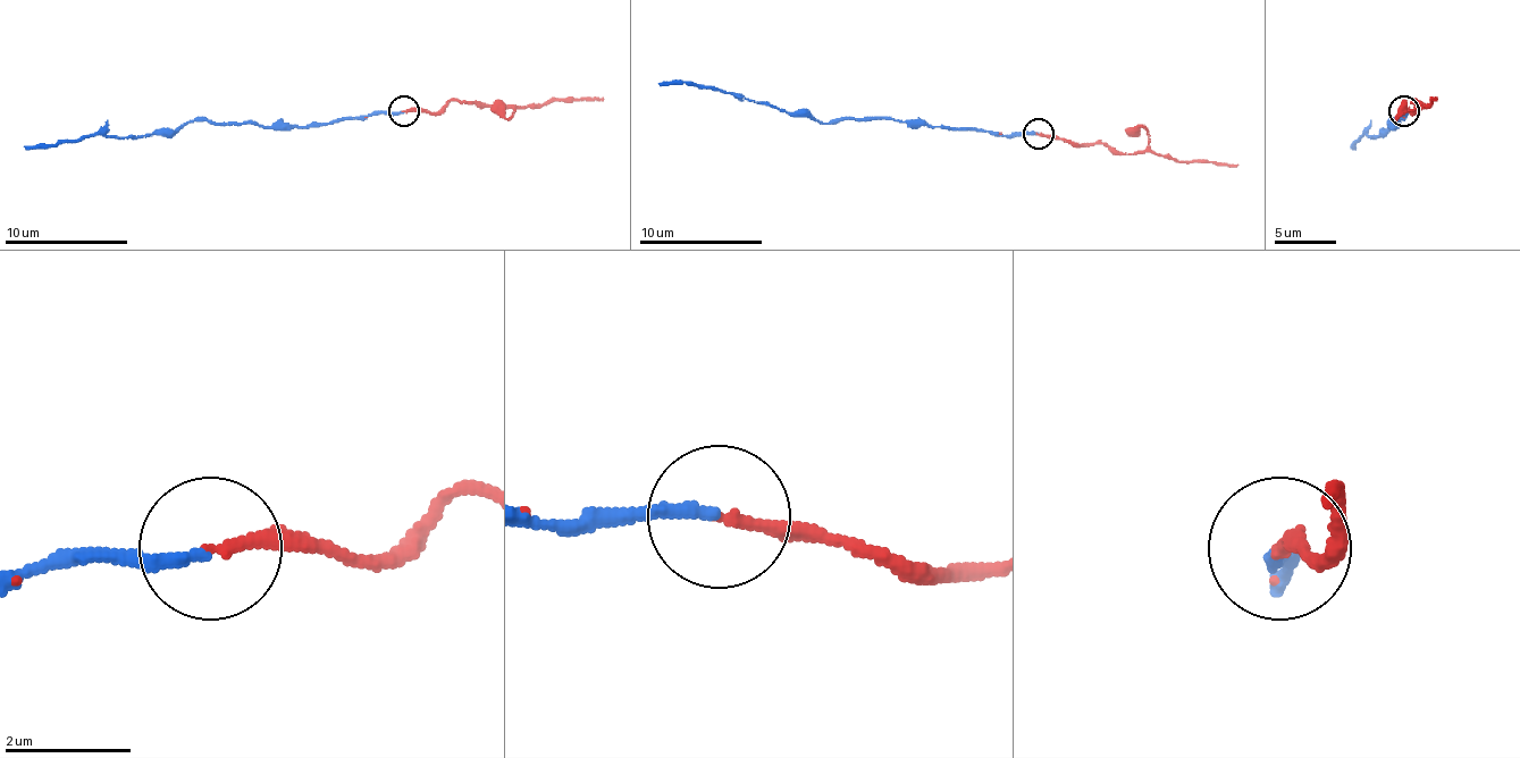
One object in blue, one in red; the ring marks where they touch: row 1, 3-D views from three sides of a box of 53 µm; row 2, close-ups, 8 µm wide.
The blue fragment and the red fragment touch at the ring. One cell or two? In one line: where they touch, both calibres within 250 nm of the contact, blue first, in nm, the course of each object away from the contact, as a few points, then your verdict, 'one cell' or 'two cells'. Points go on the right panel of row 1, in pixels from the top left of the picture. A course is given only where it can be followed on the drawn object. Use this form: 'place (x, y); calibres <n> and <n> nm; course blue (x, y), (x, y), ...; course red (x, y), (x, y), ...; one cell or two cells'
place (1404, 111); calibres 200 and 180 nm; course blue (1405, 114), (1396, 126), (1390, 126), (1393, 119), (1375, 137), (1362, 135), (1353, 146); course red (1405, 110), (1411, 114), (1414, 101), (1424, 107), (1420, 107), (1436, 98); one cell

